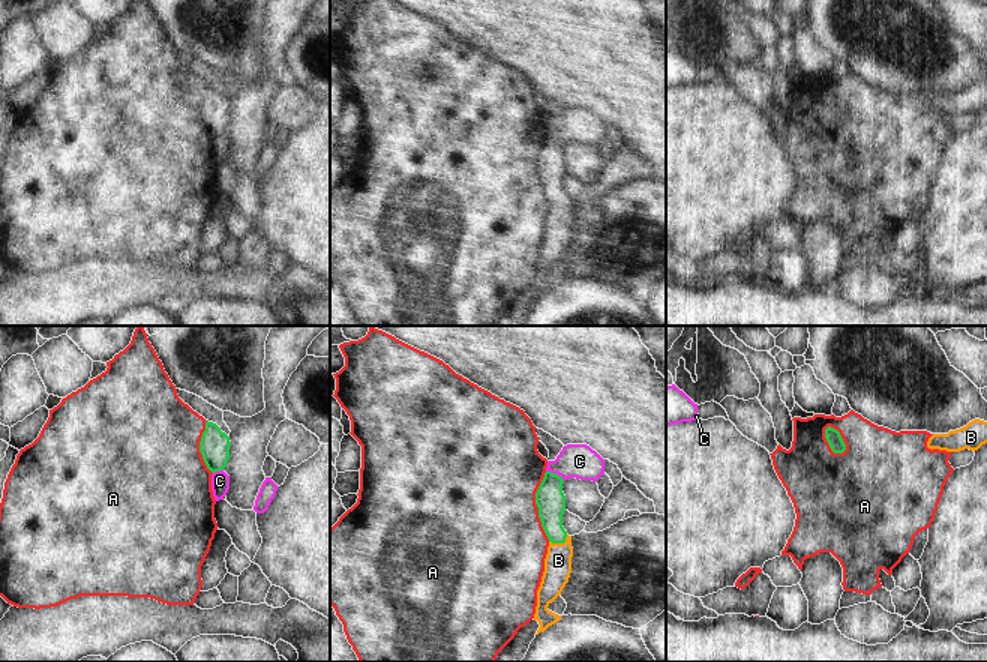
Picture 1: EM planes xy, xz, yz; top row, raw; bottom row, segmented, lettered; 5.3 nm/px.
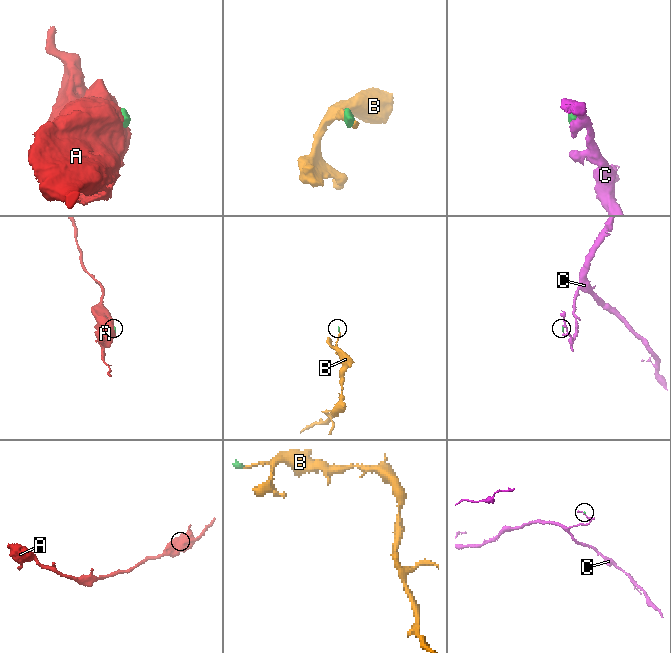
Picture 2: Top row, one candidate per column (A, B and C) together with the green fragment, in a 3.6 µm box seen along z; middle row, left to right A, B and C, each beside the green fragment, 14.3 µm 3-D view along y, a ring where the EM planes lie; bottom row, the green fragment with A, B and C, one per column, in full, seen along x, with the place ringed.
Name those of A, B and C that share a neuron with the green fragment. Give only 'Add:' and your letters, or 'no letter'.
Add: B

